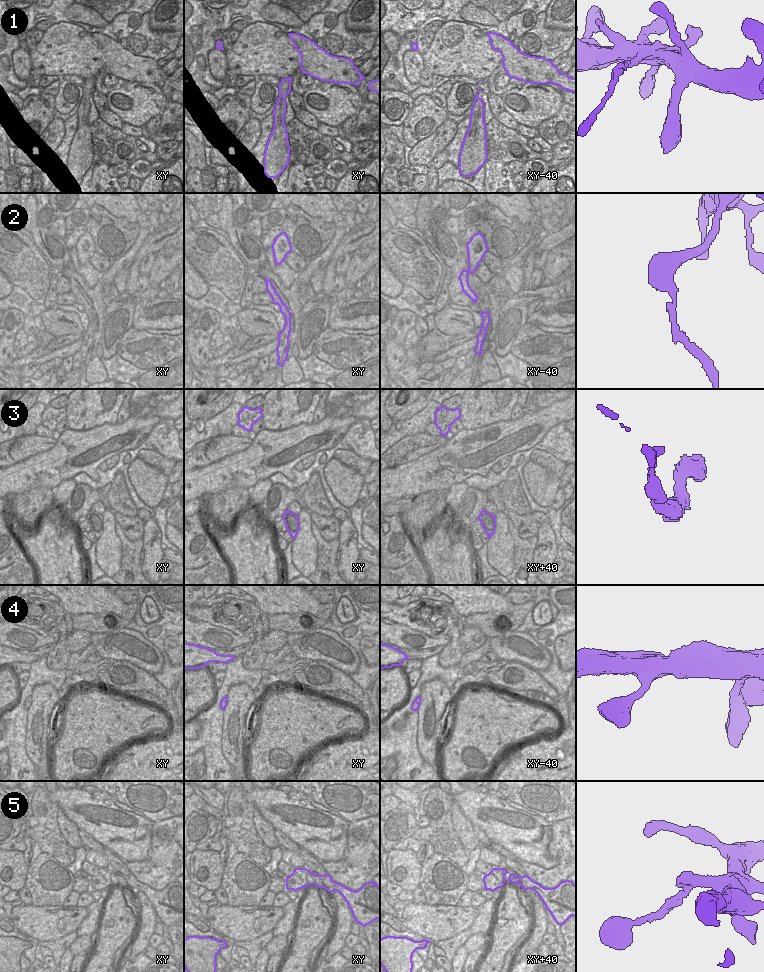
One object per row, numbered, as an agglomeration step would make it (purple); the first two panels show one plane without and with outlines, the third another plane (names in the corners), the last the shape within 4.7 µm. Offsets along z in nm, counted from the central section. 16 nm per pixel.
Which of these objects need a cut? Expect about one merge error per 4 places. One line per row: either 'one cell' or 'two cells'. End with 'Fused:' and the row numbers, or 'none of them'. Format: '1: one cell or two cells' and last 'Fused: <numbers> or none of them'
1: two cells
2: two cells
3: one cell
4: one cell
5: one cell
Fused: 1, 2

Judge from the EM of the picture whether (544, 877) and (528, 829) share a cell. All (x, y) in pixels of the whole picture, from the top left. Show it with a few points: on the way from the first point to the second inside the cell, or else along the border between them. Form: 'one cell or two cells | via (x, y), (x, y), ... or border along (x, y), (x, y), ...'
two cells | border along (520, 860), (544, 868), (553, 868), (559, 864)

